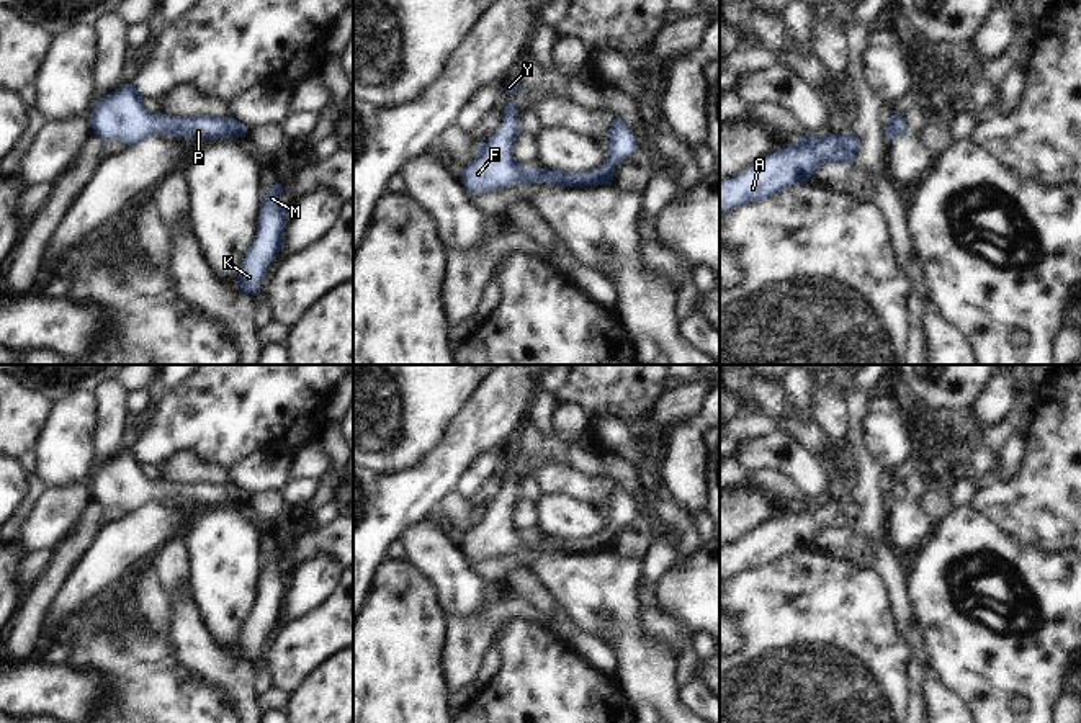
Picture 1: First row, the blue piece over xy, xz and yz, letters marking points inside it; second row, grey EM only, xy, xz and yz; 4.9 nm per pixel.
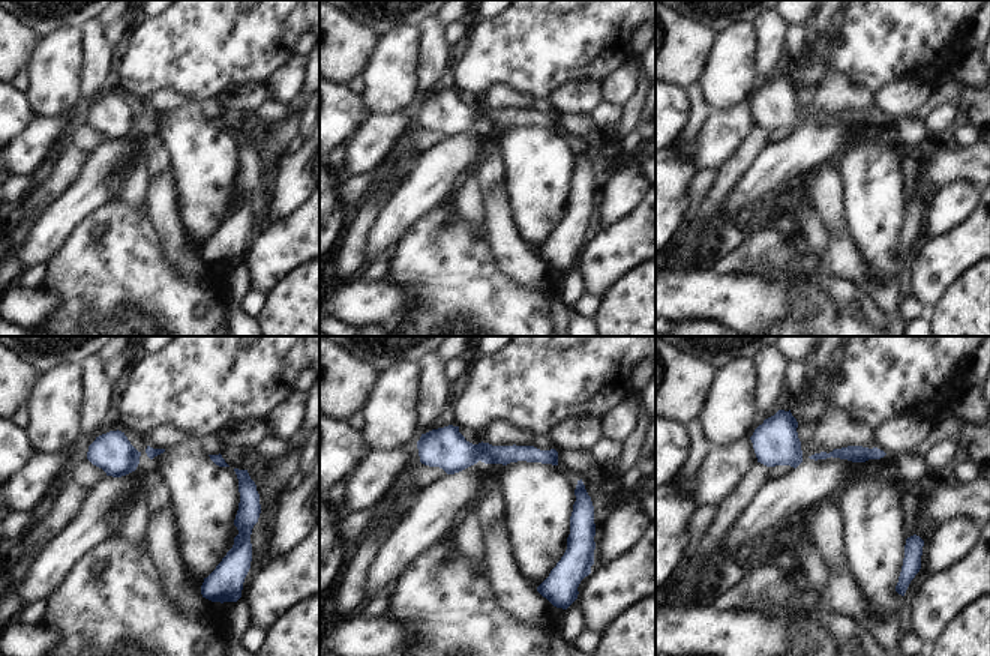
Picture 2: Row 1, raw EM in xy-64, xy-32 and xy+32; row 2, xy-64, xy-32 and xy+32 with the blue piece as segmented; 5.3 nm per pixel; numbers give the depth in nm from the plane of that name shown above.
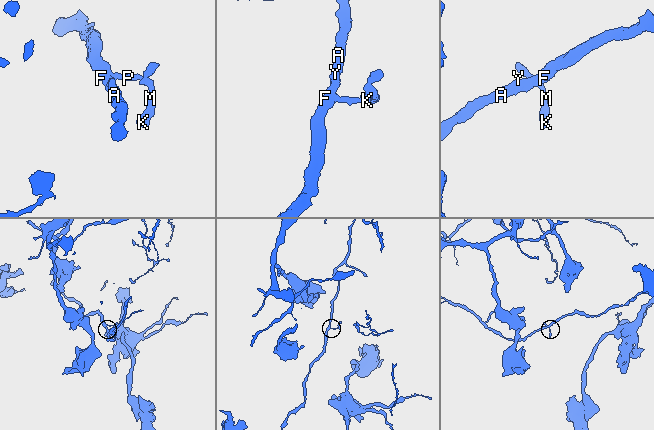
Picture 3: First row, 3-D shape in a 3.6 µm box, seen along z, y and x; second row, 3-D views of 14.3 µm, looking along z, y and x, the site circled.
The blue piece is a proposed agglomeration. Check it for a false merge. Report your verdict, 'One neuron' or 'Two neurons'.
One neuron

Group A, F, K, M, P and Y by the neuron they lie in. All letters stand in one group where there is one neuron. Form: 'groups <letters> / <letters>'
groups A F K M P Y

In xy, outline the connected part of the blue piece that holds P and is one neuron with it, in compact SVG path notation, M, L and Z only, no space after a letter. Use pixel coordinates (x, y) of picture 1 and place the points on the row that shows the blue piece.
M132 83L100 98L90 121L95 136L103 141L123 141L129 147L154 134L183 136L191 141L245 137L247 134L247 126L232 116L173 118L160 111L150 115L142 105L142 95Z

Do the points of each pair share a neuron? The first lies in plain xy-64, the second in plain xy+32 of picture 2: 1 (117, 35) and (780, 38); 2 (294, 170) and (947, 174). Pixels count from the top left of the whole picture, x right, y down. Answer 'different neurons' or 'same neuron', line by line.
1: different neurons
2: different neurons

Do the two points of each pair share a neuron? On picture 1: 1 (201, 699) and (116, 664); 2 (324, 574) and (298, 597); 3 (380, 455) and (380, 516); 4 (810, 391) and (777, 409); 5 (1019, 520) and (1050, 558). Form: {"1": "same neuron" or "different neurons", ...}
{"1": "same neuron", "2": "same neuron", "3": "different neurons", "4": "different neurons", "5": "different neurons"}

